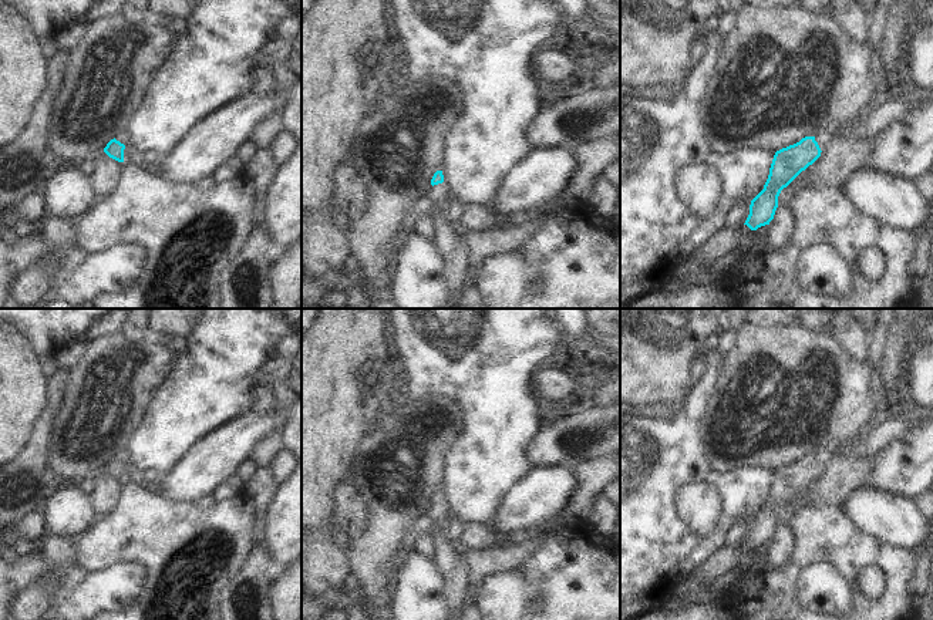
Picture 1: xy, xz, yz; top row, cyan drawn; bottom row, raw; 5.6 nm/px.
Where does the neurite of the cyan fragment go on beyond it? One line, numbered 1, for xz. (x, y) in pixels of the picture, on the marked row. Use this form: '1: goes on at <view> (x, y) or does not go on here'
1: goes on at xz (438, 192)

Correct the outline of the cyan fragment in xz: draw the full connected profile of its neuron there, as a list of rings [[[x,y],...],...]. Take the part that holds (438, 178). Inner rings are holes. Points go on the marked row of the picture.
[[[437,171],[431,179],[431,191],[428,192],[428,198],[432,201],[432,202],[447,202],[448,199],[448,193],[449,193],[449,189],[447,186],[447,183],[444,182],[444,175],[442,175],[442,171]]]

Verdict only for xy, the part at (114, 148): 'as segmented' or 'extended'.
extended

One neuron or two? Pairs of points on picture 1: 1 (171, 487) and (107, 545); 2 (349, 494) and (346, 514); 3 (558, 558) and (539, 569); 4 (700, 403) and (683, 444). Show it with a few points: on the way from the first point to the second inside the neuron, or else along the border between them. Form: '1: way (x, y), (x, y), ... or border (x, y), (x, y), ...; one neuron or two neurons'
1: border (158, 494), (172, 501), (195, 501); two neurons
2: way (347, 498), (347, 509); one neuron
3: way (553, 562), (544, 569); one neuron
4: way (693, 413), (683, 434); one neuron

